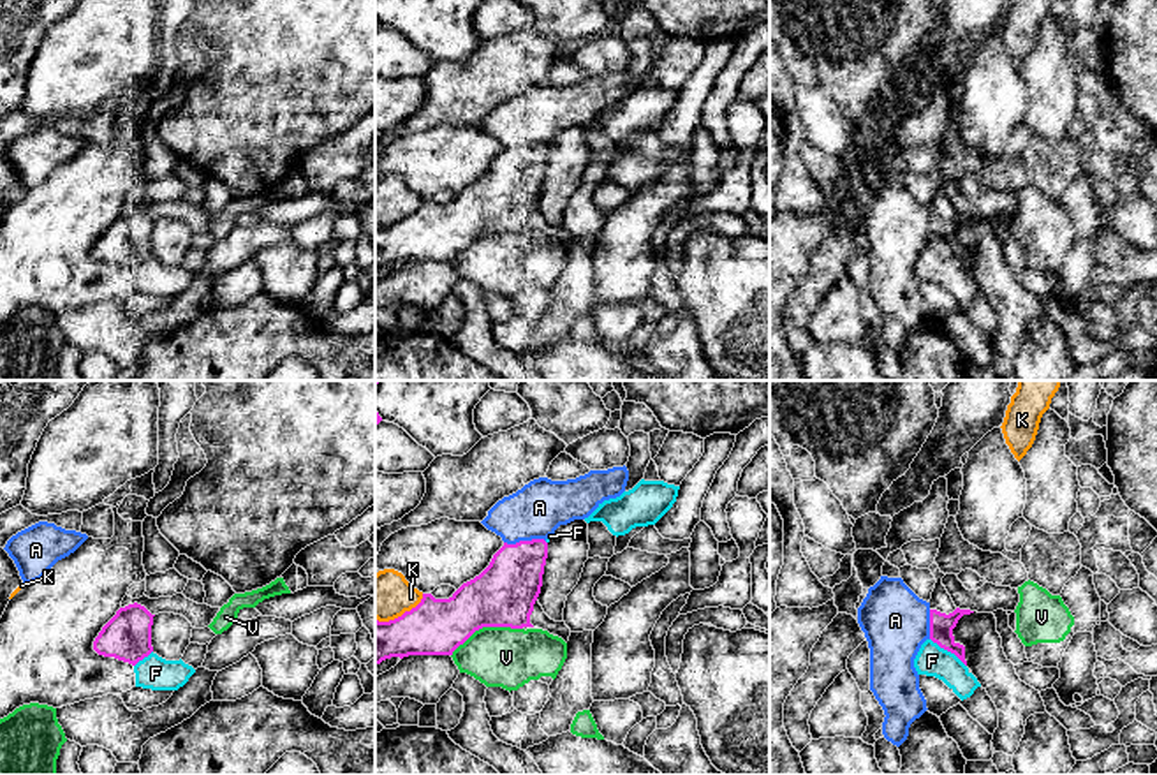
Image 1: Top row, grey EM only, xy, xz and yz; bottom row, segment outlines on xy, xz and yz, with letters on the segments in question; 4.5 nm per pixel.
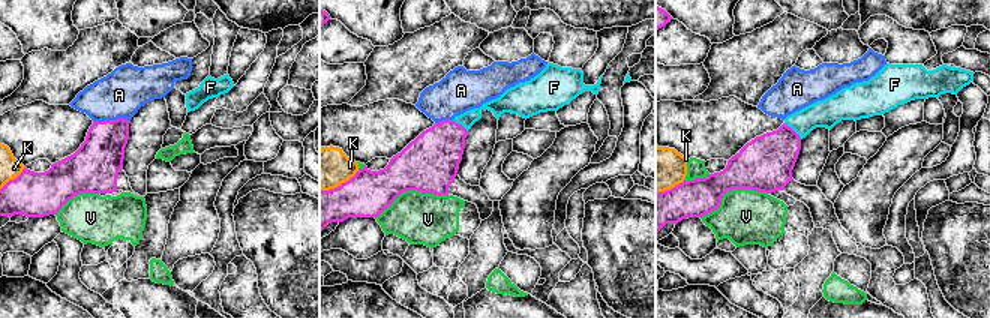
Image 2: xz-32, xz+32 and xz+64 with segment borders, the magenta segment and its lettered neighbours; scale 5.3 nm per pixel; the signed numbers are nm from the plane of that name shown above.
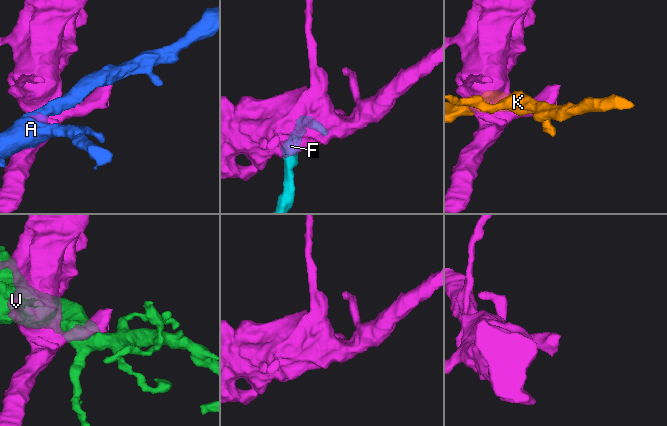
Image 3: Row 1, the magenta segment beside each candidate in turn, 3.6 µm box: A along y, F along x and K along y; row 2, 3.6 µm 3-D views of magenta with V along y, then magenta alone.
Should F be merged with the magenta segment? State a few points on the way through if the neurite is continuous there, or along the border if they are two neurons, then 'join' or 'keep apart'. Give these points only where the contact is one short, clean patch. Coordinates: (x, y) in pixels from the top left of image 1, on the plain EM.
join

